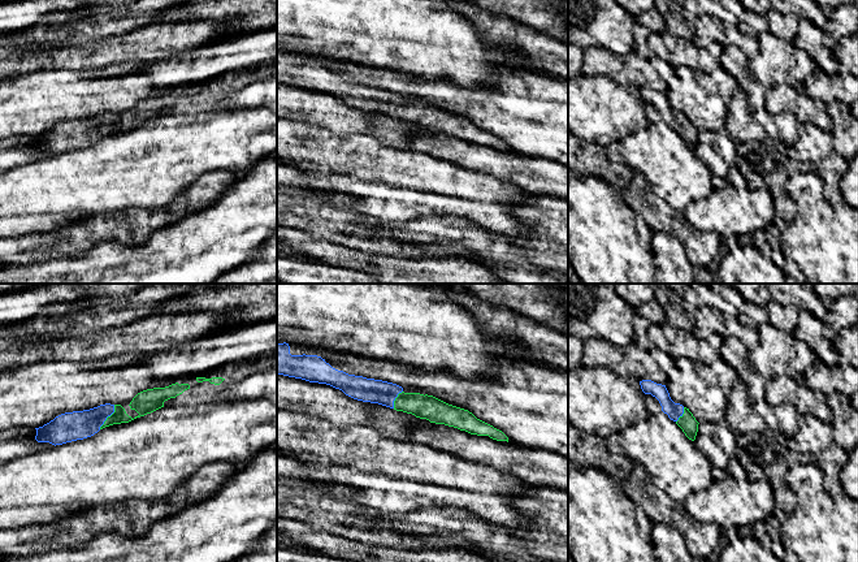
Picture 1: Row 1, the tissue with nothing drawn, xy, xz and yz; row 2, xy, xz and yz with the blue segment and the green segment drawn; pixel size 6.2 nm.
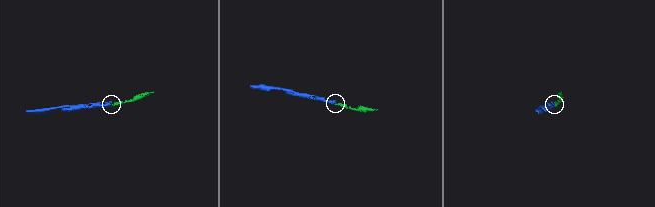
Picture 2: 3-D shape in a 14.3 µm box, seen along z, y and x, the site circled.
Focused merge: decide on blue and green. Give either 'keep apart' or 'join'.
join

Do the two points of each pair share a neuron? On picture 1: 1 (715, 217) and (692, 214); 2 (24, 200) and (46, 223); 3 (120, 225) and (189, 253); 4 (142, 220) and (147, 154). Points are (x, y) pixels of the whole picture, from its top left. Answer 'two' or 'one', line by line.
1: one
2: two
3: two
4: two

